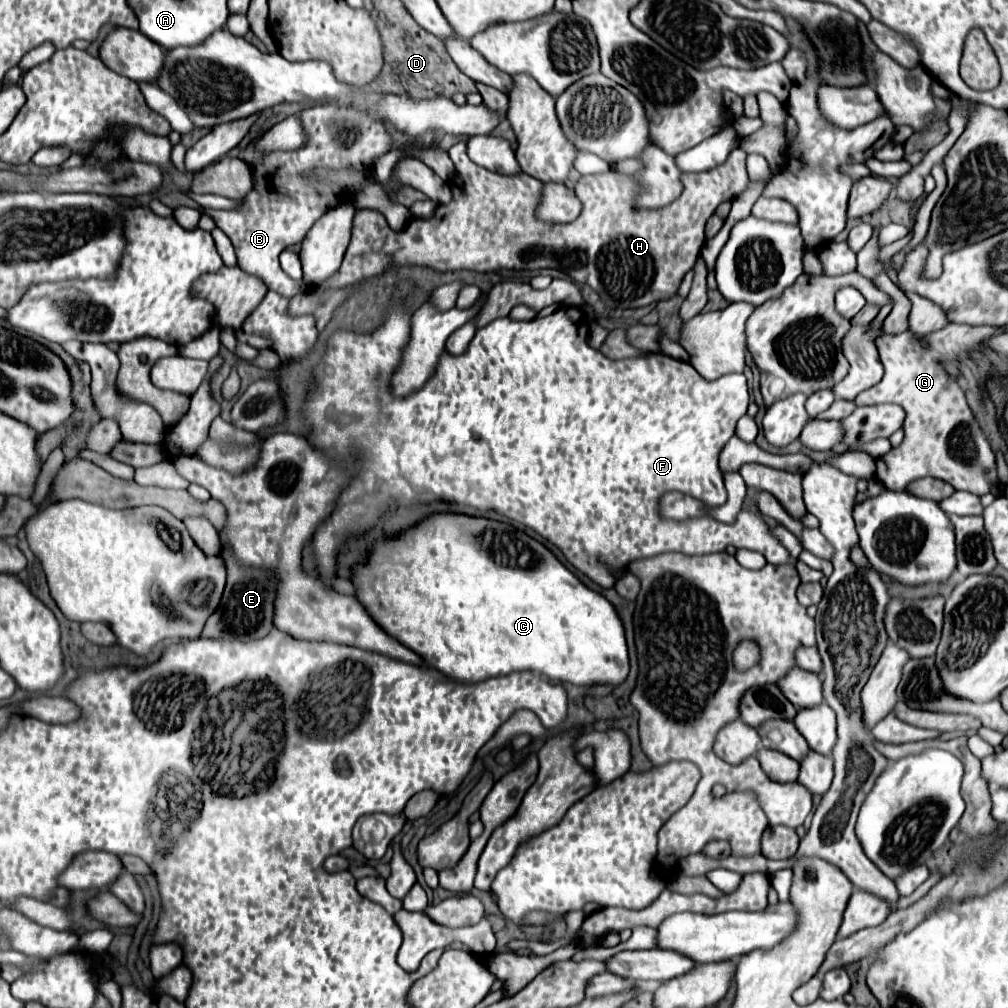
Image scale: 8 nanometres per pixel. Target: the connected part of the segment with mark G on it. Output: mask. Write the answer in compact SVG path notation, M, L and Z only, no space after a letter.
M948 322L944 328L918 336L912 330L900 334L882 334L876 340L880 360L884 364L884 378L864 390L856 404L884 404L892 402L904 408L904 432L906 438L898 448L876 458L876 478L890 490L906 490L910 482L924 476L940 478L950 482L956 490L966 490L976 496L990 492L992 482L996 482L994 452L988 438L978 426L958 378L946 370L946 364L958 364L964 354L984 346L986 338L1004 334L1002 326L968 326Z

